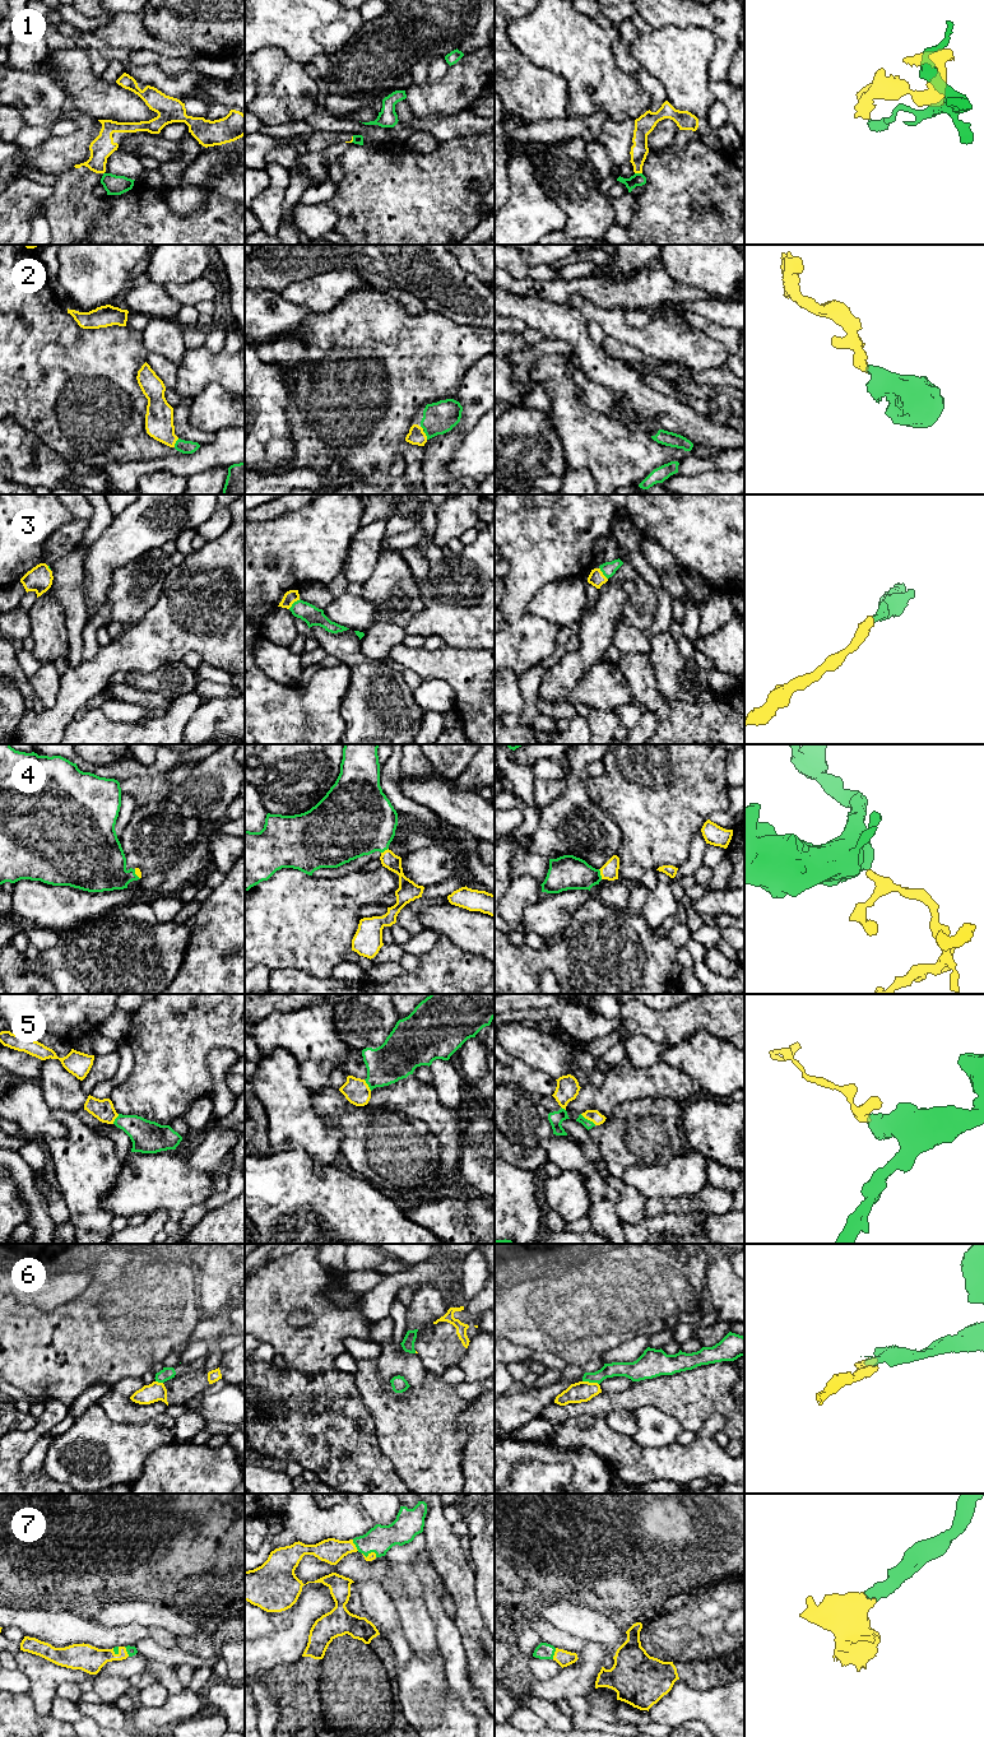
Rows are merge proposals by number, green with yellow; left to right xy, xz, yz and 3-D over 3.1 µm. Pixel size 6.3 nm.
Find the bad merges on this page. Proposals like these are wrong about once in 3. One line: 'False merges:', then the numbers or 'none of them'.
False merges: 1, 6

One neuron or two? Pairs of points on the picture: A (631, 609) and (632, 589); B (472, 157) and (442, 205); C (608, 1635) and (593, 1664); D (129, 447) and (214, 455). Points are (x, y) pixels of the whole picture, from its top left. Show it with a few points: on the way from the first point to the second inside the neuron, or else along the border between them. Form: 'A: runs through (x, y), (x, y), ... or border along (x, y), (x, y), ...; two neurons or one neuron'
A: runs through (632, 604), (632, 594); one neuron
B: runs through (463, 168), (448, 184), (442, 194); one neuron
C: border along (585, 1643), (600, 1643), (616, 1650); two neurons
D: border along (179, 451), (148, 459); two neurons

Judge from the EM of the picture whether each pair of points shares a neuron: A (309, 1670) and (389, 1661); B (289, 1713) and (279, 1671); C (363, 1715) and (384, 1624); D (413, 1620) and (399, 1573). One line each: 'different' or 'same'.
A: same
B: same
C: different
D: same

